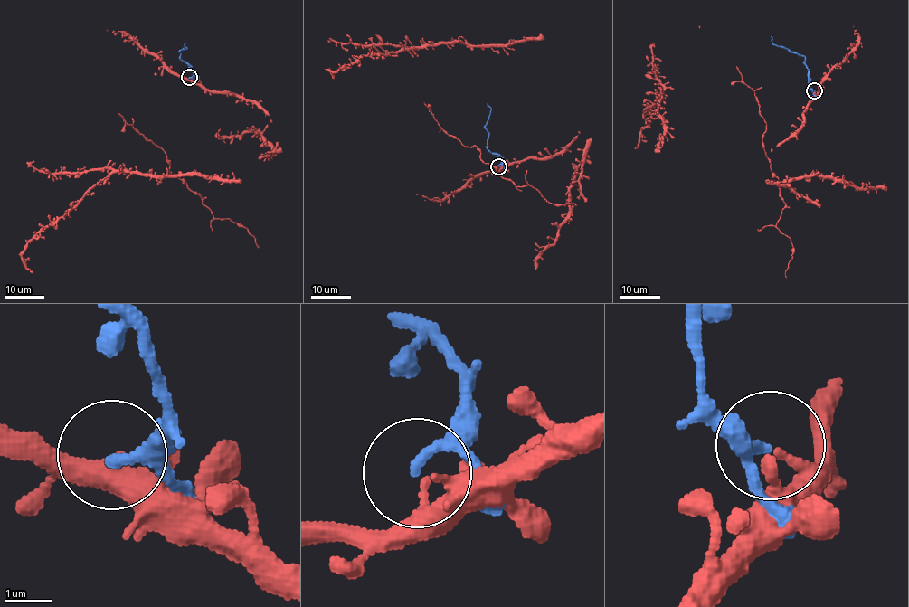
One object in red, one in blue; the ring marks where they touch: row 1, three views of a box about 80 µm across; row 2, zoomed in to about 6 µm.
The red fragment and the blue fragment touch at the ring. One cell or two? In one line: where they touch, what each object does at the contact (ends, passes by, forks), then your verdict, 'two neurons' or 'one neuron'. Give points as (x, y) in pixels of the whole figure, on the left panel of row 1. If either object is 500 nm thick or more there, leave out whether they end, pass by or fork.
at (189, 77); red ends there; blue ends there; two neurons

